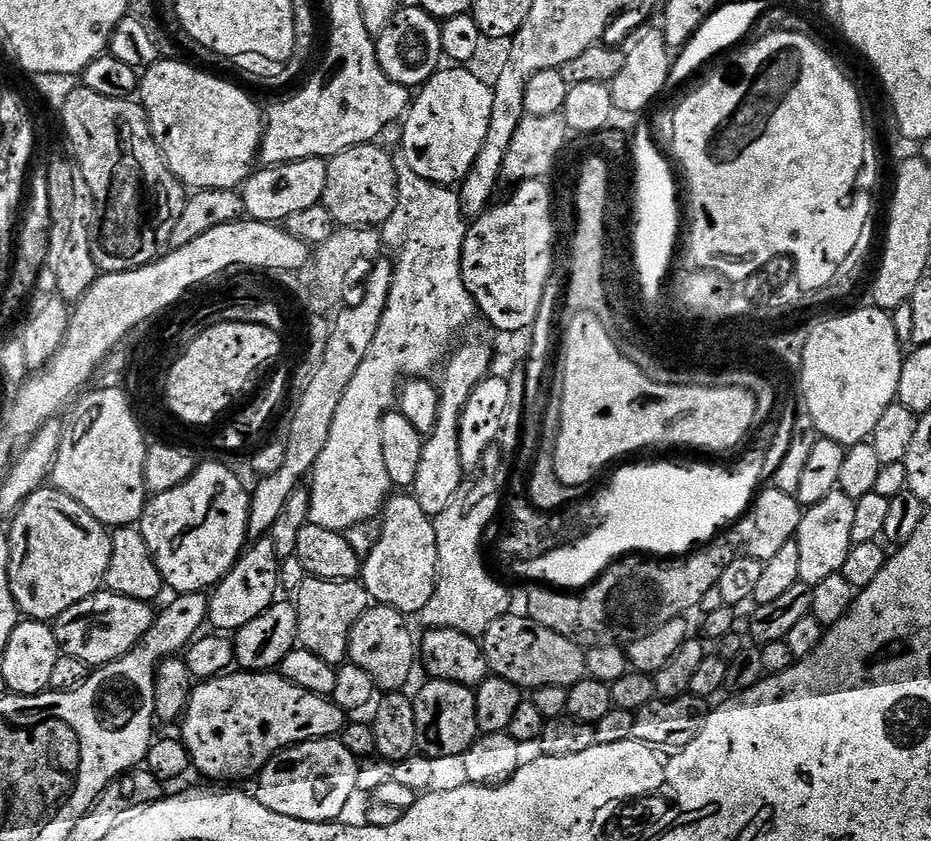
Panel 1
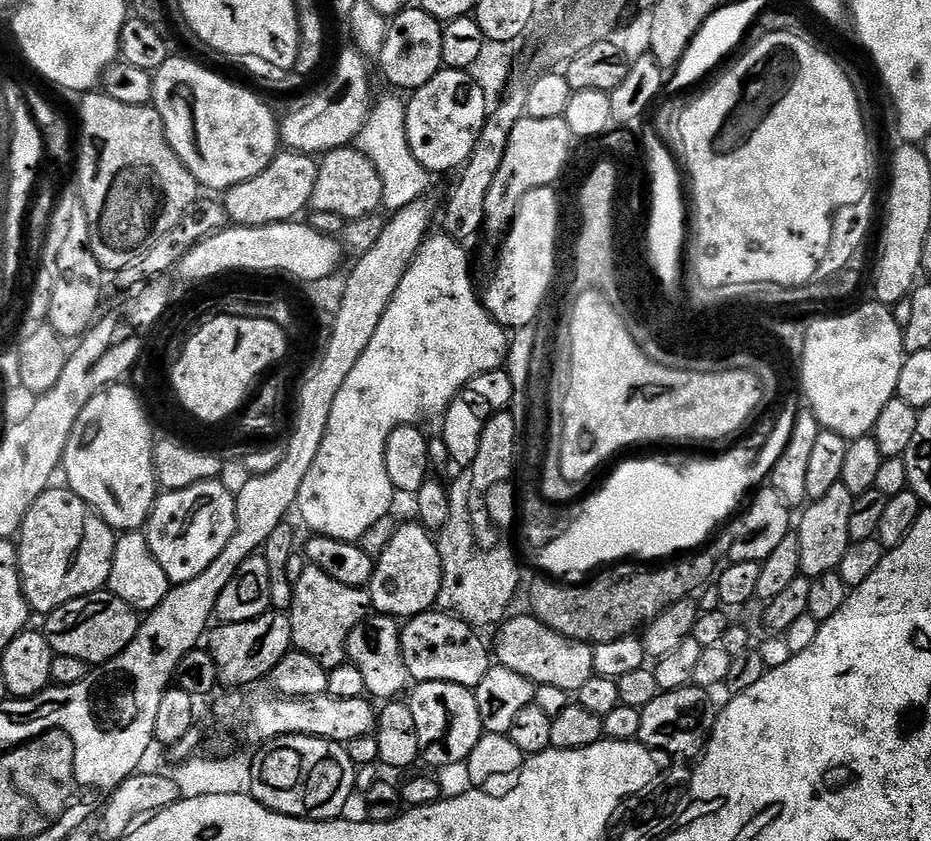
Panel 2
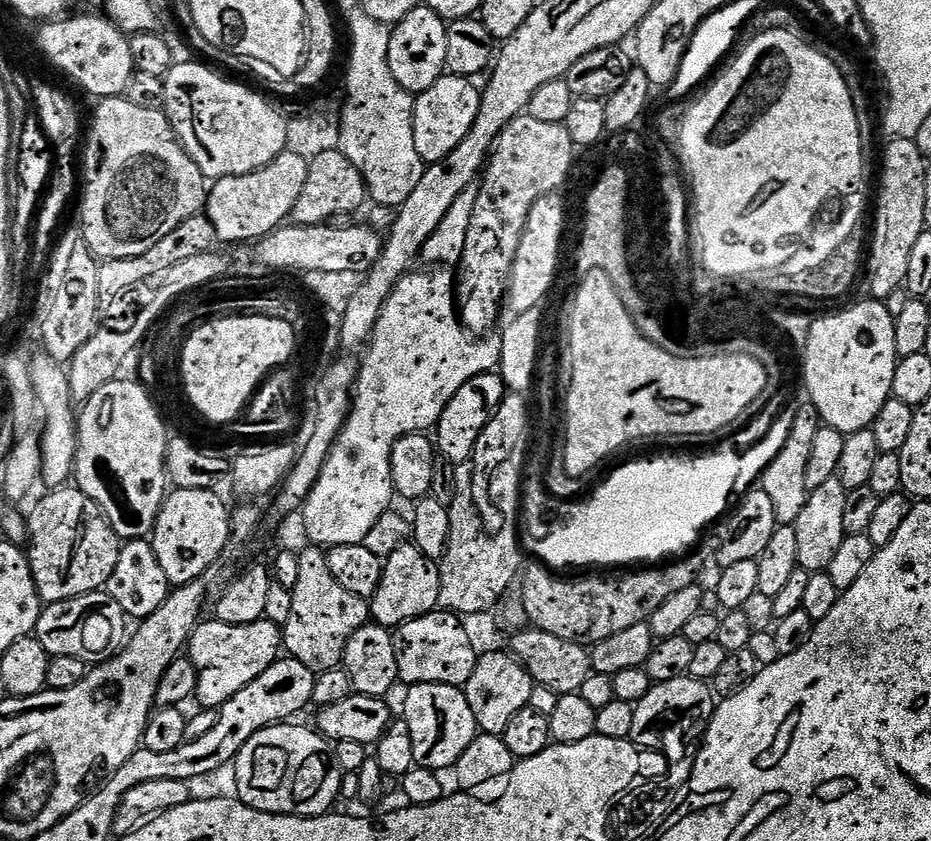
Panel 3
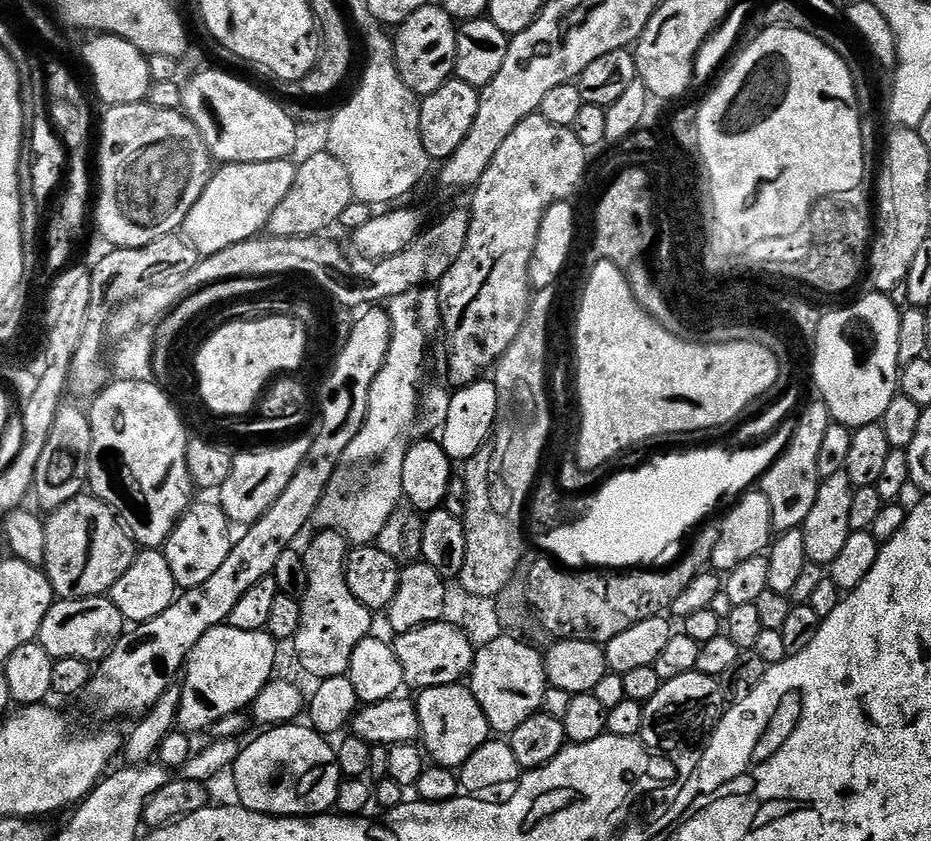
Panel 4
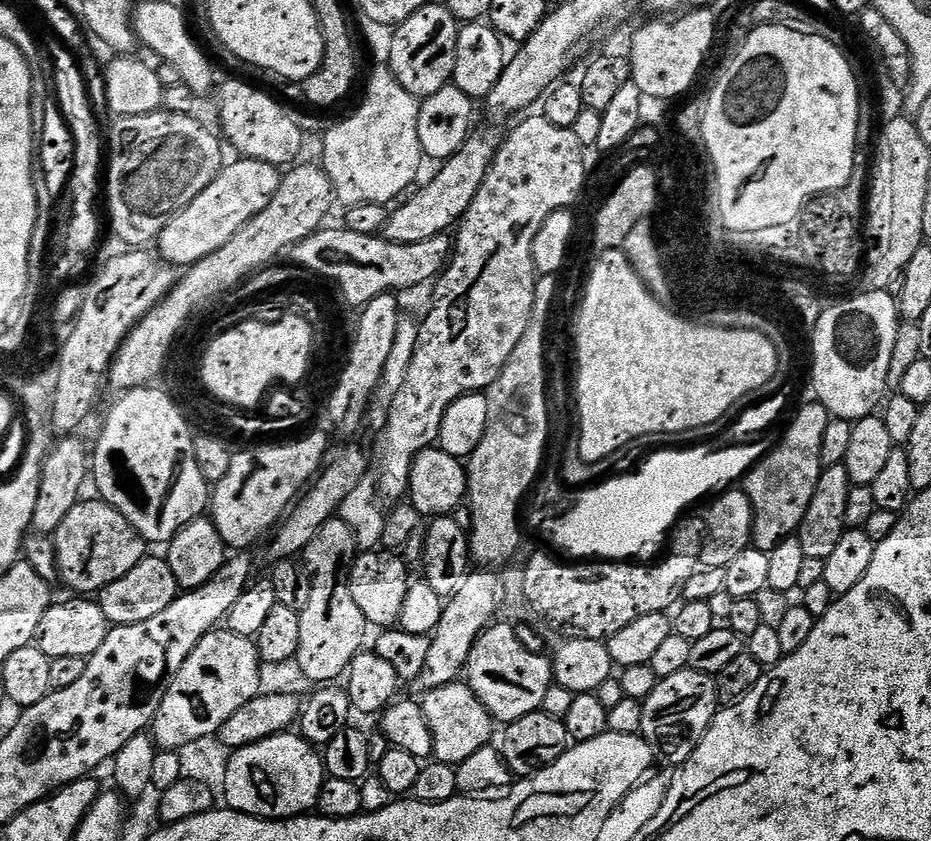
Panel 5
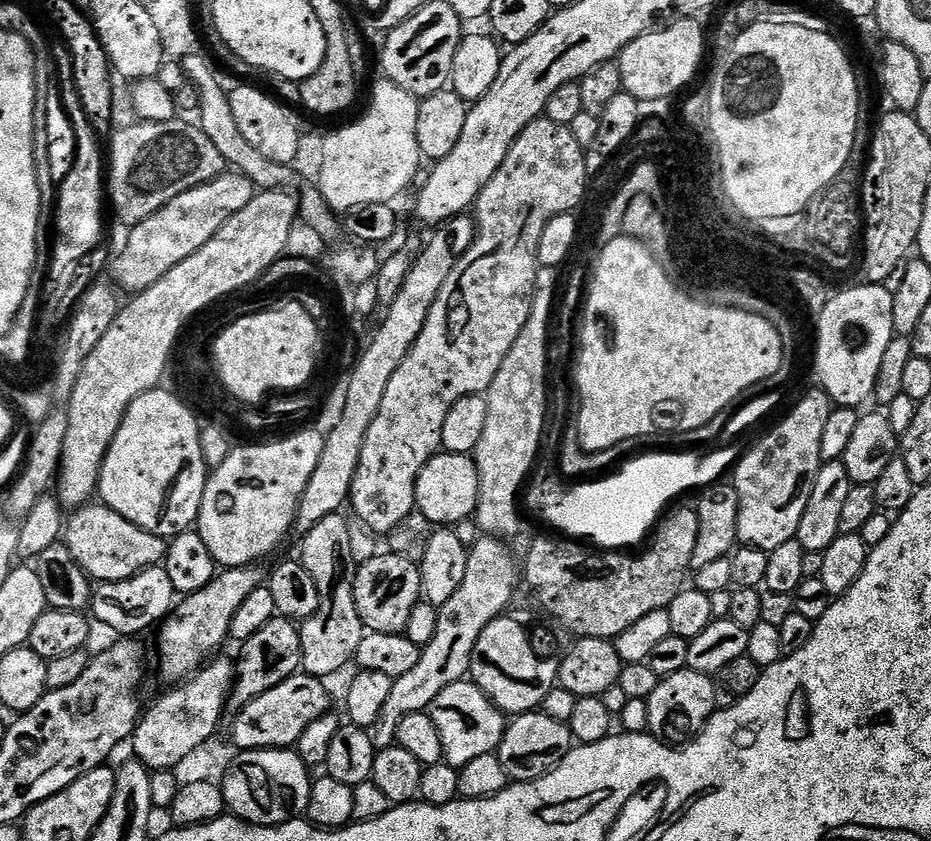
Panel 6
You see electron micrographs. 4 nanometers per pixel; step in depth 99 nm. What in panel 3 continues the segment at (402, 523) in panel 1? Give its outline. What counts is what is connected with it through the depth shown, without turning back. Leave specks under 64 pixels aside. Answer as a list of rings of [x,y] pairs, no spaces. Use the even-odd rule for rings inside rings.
[[[409,542],[384,560],[384,574],[376,593],[370,598],[370,616],[383,628],[395,630],[427,612],[437,611],[440,604],[440,569],[415,543]]]

